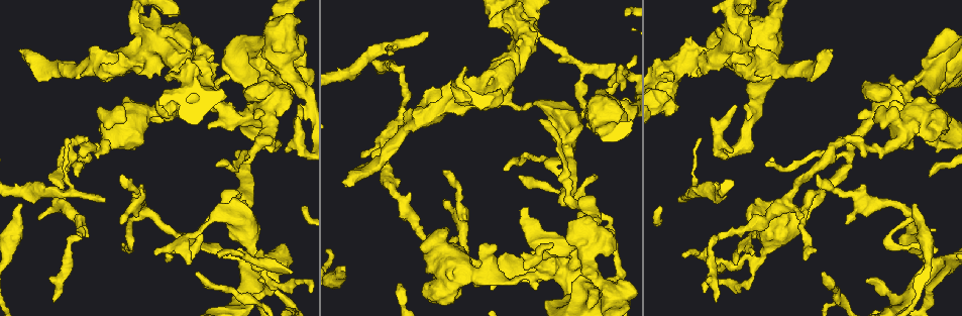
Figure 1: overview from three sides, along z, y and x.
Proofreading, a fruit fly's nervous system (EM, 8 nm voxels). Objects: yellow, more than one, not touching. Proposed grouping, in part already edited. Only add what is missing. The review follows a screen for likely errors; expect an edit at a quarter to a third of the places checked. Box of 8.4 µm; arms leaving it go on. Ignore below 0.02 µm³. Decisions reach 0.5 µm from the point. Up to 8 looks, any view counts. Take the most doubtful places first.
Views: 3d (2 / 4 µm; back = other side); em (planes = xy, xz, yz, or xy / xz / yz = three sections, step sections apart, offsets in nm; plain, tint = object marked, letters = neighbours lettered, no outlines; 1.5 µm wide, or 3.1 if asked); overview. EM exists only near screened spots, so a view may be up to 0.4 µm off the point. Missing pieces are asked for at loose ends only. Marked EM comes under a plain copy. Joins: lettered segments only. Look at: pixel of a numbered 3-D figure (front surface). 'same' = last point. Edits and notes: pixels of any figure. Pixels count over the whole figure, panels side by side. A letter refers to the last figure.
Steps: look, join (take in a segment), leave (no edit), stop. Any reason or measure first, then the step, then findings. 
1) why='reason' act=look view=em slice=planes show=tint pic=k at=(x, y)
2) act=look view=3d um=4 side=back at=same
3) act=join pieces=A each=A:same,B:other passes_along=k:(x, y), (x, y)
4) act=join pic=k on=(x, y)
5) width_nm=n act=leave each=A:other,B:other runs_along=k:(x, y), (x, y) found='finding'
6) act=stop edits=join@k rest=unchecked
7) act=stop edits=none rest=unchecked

why='an open end' act=look view=3d um=2 pic=1 at=(427, 34)

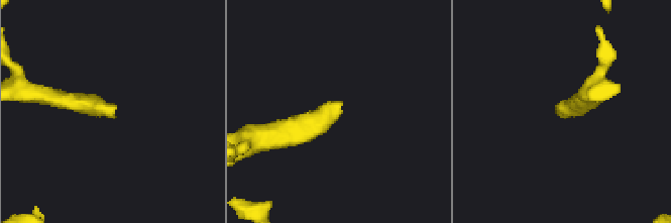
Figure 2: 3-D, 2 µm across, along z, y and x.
act=look view=em slice=planes show=tint pic=2 at=(115, 107)

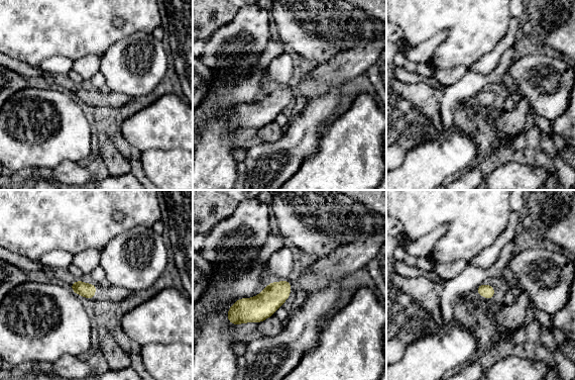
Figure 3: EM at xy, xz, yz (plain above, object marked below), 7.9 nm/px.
act=look view=em slice=planes show=letters at=same

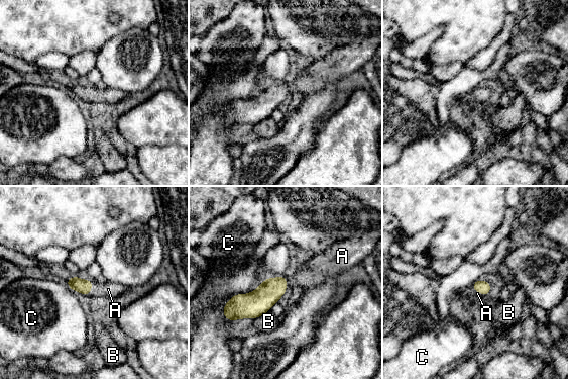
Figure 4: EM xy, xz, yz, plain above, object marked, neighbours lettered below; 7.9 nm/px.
act=join pieces=A each=A:same,B:other,C:other passes_along=4:(83, 286), (91, 287), (108, 289) found='the neuron continues'

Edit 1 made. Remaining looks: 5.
why='an open end' act=look view=em slice=xy step=8 show=tint pic=1 at=(916, 203)

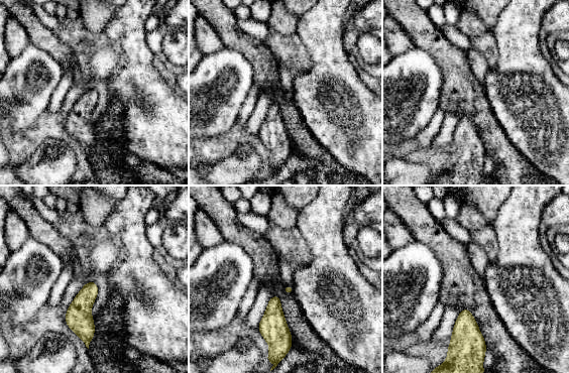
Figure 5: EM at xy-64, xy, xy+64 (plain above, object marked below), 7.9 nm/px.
why='another direction' act=look view=em slice=planes show=letters at=same

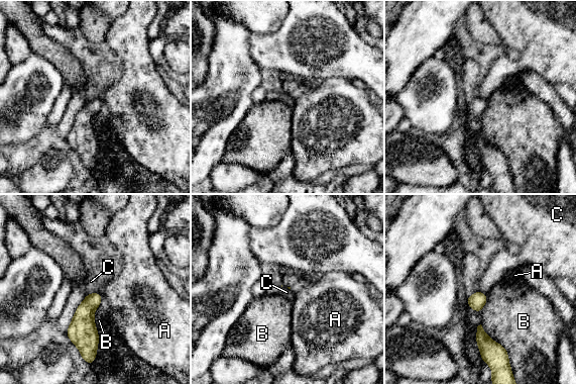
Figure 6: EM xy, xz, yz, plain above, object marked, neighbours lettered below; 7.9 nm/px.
act=leave each=A:other,B:other,C:other found='no lettered segment goes on from it'

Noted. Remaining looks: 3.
why='free end' act=look view=3d um=4 side=back pic=1 at=(388, 55)

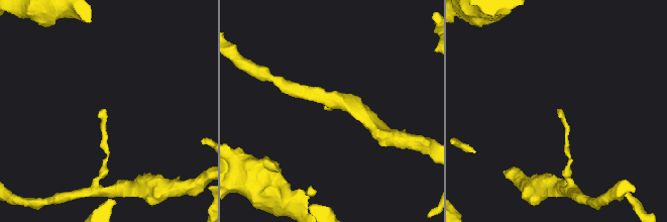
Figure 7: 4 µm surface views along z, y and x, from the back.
why='need the tissue' act=look view=em slice=planes show=letters pic=7 at=(330, 110)

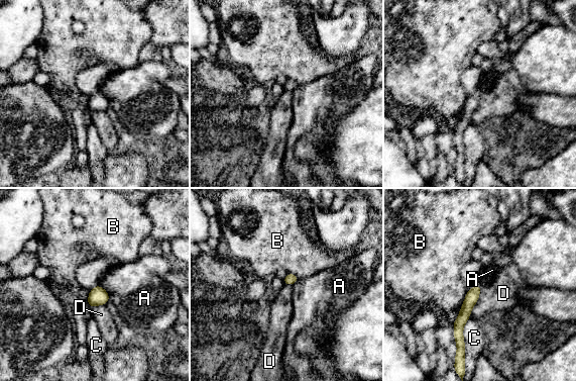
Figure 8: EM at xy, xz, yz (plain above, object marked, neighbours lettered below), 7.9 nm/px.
act=leave each=A:other,B:other,C:other,D:other border=8:(98, 284), (107, 292), (110, 299) found='none of them fits'

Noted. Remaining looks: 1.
act=stop edits=join@4 rest=unchecked

